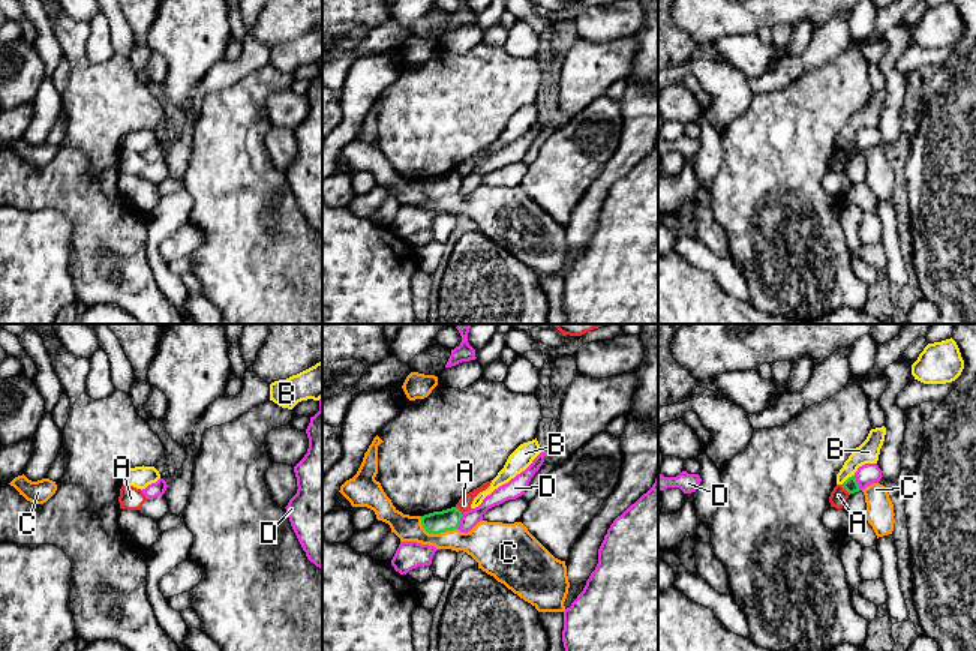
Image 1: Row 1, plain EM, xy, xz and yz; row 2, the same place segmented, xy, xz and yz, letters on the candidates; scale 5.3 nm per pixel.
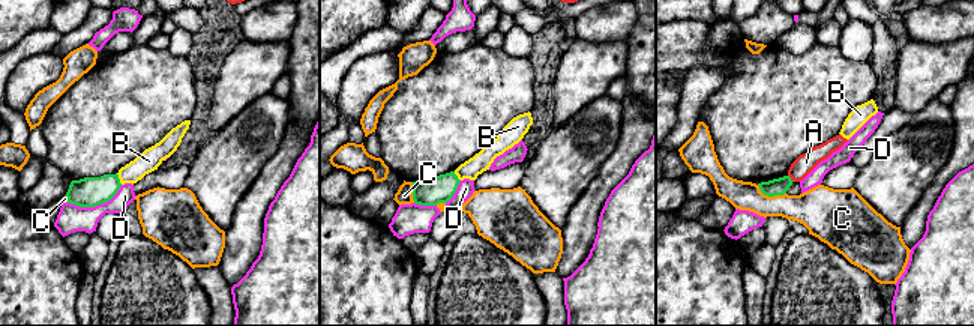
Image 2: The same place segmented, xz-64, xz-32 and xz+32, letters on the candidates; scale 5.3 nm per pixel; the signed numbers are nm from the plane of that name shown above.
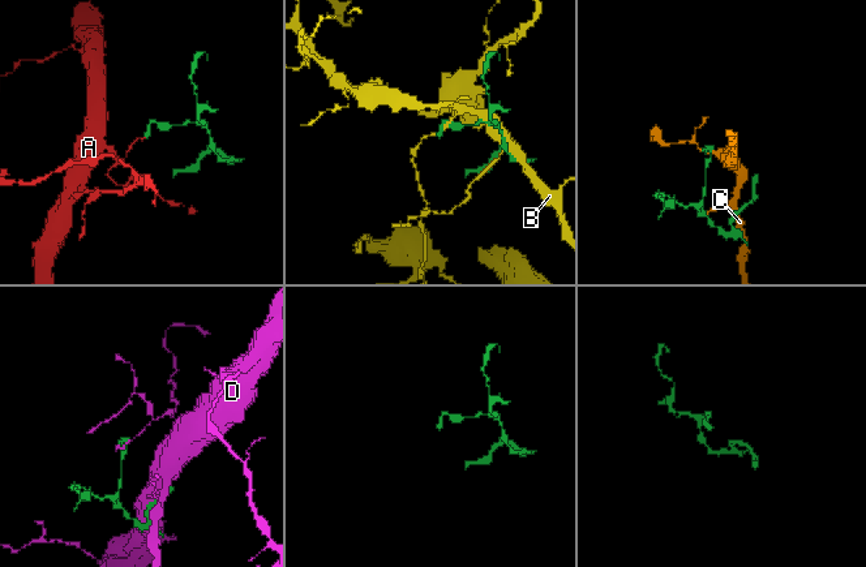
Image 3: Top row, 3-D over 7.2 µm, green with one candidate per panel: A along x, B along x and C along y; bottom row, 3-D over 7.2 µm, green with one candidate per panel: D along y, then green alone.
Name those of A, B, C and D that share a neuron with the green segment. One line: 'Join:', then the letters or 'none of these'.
Join: none of these

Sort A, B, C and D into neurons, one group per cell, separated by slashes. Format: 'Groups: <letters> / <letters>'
Groups: A / B / C / D

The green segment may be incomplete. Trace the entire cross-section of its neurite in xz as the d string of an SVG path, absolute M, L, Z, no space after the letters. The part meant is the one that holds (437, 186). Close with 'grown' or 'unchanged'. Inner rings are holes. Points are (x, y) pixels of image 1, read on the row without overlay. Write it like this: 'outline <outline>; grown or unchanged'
outline M451 171L442 176L433 176L421 182L421 189L429 198L441 198L445 195L457 194L462 183L462 176Z; unchanged

